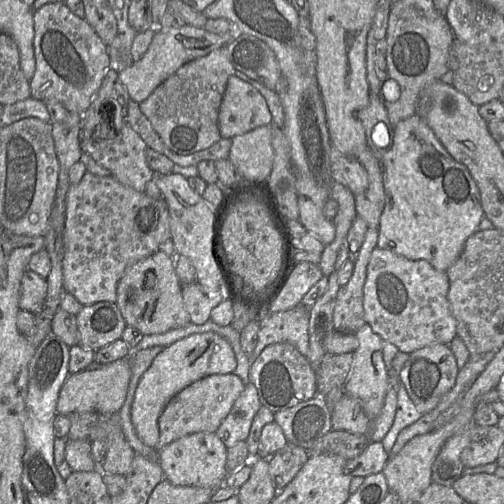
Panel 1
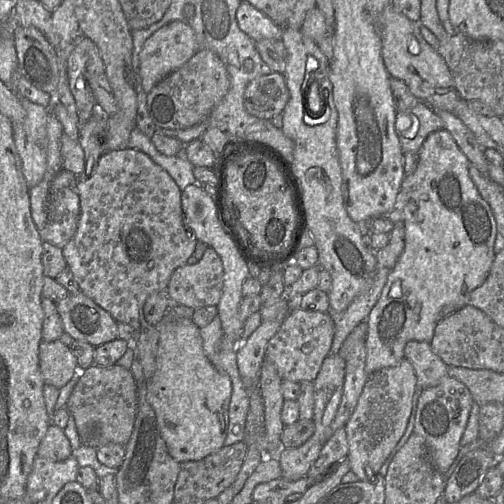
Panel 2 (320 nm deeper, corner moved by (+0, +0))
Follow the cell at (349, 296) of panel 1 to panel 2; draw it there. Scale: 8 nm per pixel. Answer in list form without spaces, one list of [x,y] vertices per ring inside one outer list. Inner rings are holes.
[[[341,427],[334,431],[325,442],[306,477],[311,484],[322,481],[336,469],[342,460],[347,458],[347,455],[348,441],[346,430]]]

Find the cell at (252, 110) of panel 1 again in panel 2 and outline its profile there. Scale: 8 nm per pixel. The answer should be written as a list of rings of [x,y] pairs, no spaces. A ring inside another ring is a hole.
[[[271,72],[254,78],[244,92],[244,107],[248,113],[260,119],[271,120],[275,115],[282,114],[289,101],[289,90],[283,73]]]

